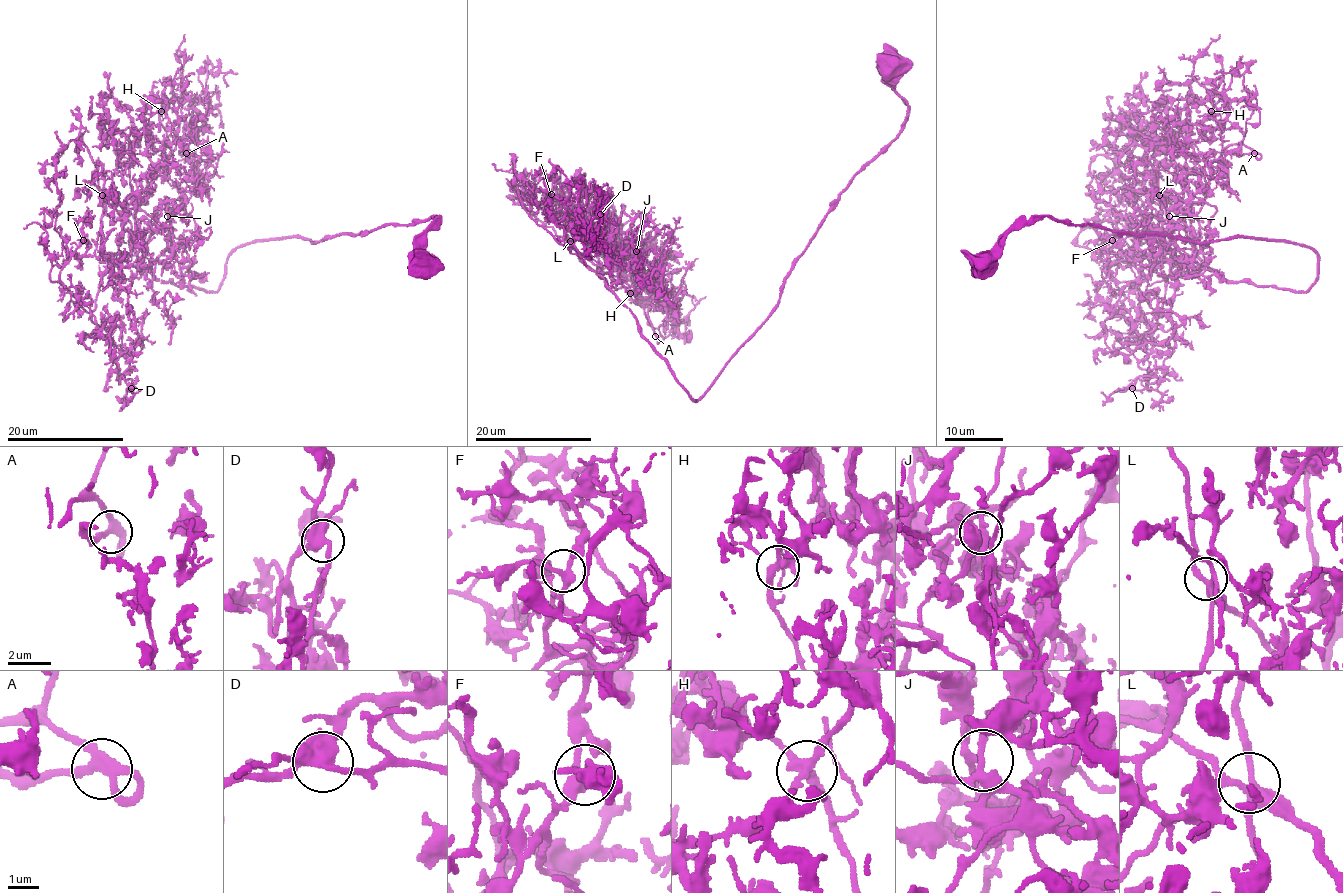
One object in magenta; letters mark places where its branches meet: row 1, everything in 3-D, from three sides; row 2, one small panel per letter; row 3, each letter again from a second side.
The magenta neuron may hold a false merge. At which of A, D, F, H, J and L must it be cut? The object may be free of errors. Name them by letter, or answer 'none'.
none

